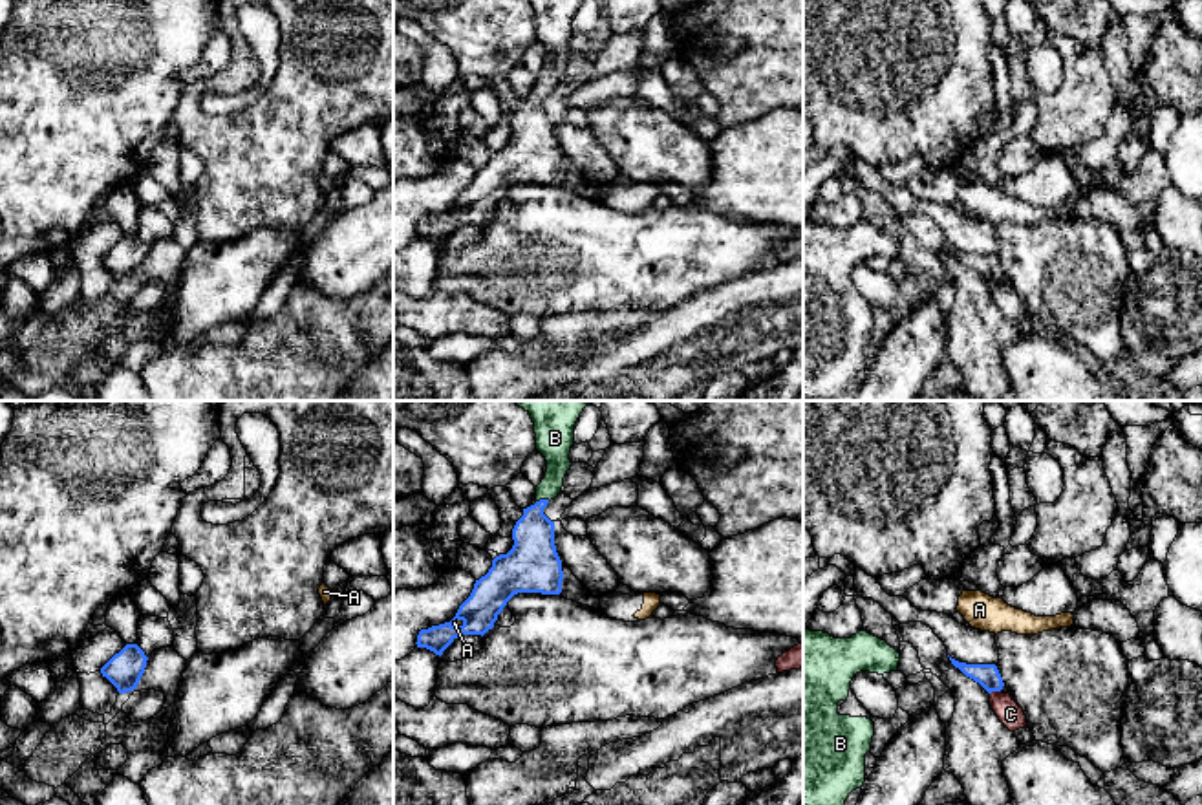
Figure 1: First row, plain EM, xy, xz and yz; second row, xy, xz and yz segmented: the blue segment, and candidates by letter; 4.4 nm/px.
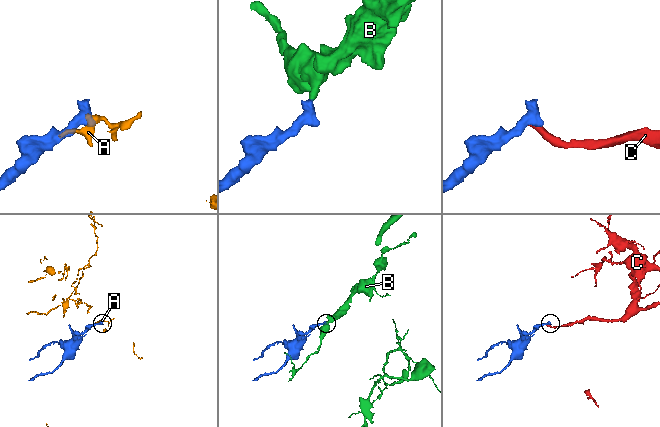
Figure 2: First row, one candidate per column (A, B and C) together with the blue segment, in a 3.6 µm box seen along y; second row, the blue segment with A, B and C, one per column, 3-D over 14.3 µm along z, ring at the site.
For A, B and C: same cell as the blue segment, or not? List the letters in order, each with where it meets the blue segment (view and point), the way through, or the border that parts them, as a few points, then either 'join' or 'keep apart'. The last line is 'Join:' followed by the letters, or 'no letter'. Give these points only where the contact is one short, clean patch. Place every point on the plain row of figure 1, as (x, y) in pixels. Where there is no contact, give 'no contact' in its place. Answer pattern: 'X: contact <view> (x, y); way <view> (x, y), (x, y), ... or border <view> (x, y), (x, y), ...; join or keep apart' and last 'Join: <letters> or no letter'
A: contact xz (456, 216); border xz (463, 211), (450, 214); keep apart
B: contact xz (542, 90); way xz (533, 145), (533, 105), (542, 90), (555, 64), (555, 35); join
C: contact yz (994, 280); border yz (999, 280), (990, 284); keep apart
Join: B

